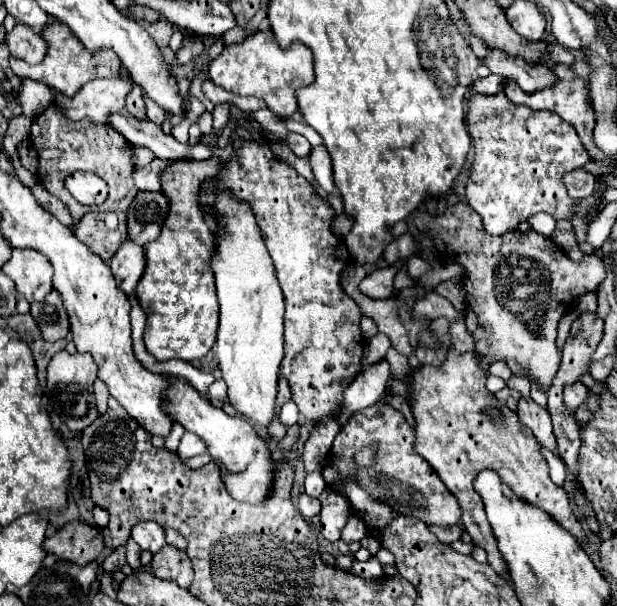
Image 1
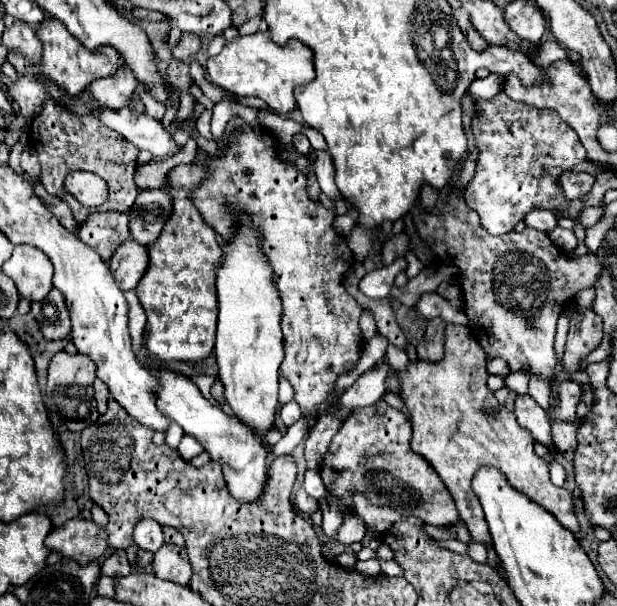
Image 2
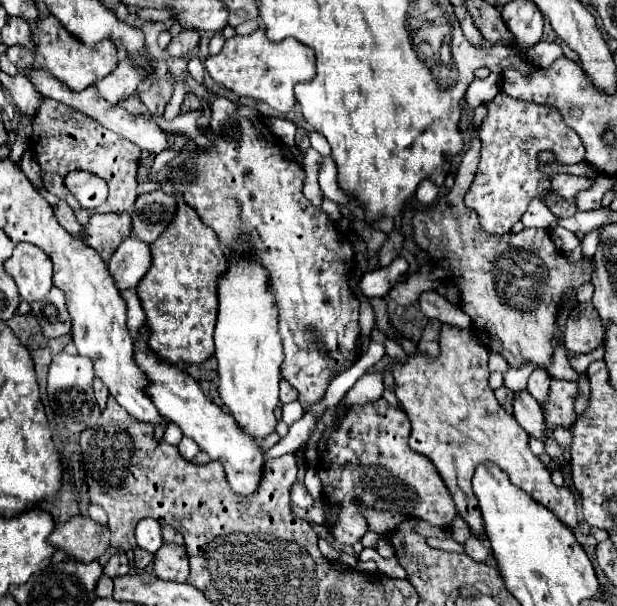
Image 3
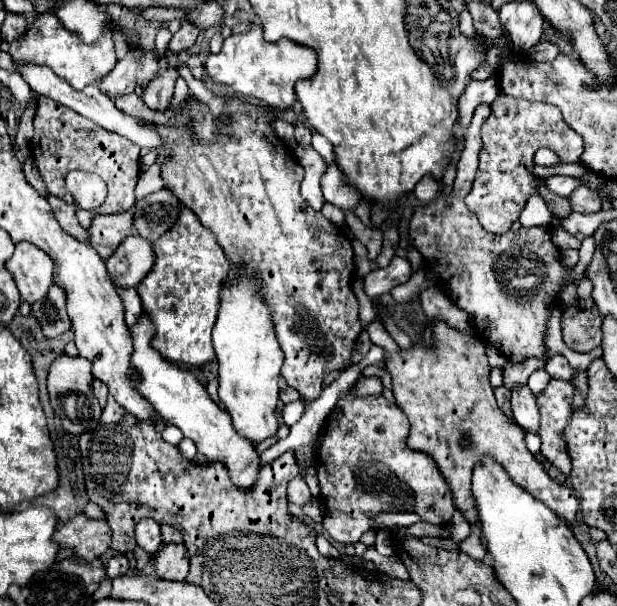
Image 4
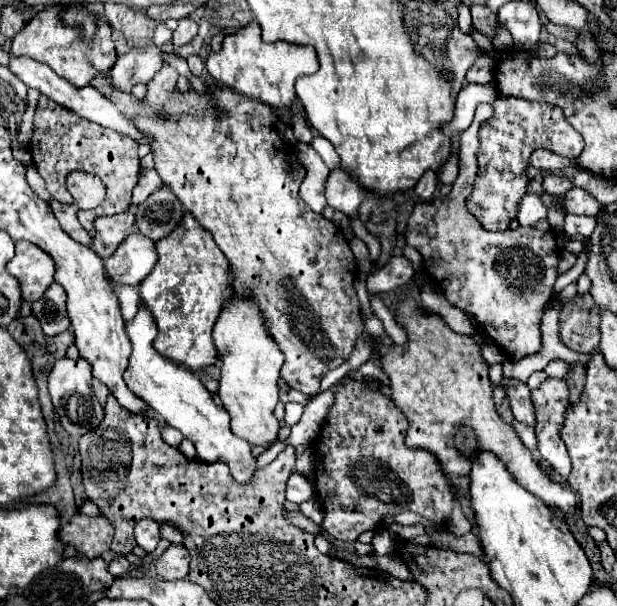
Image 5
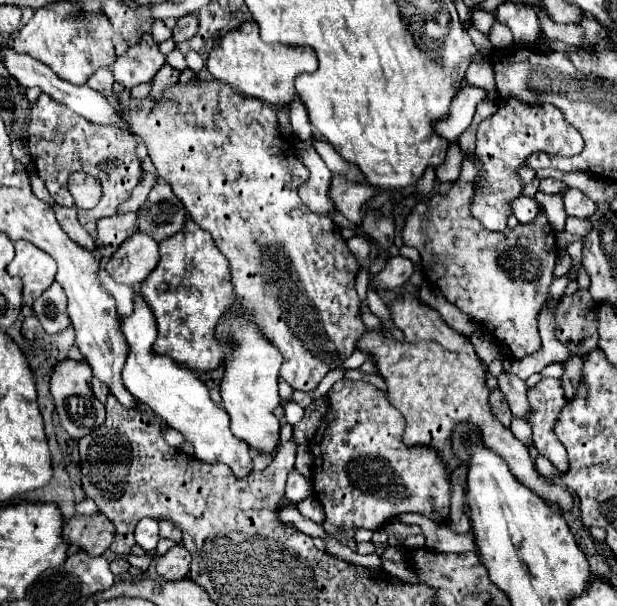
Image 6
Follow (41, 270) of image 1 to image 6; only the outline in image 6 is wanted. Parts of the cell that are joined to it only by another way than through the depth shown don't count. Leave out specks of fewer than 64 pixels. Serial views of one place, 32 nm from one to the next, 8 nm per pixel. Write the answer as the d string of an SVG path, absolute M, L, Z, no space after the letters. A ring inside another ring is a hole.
M14 242L16 256L8 264L8 274L24 282L24 300L34 302L44 290L50 288L56 274L56 262L30 242Z

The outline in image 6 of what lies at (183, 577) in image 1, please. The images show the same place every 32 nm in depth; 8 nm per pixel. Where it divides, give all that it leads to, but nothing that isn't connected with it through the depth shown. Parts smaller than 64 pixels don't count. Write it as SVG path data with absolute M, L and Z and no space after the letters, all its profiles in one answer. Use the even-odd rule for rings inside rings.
M178 544L158 558L156 572L164 580L182 580L190 572L190 560L192 558L190 558L188 550L182 544Z

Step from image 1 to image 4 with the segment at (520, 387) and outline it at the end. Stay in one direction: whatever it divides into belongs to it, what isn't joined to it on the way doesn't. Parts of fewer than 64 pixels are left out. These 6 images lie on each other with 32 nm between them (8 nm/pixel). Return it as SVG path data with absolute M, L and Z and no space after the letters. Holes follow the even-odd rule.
M528 358L528 362L520 362L520 364L510 364L508 362L504 366L504 384L510 386L510 388L526 384L528 376L534 370L540 370L544 366L546 366L546 360L534 360L534 358Z

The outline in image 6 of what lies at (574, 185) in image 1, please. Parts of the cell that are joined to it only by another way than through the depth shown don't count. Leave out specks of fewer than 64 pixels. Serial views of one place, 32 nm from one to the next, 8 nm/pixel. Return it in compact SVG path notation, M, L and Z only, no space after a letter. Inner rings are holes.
M552 178L542 180L540 186L538 186L538 190L544 192L544 194L556 194L556 192L560 192L562 188L566 188L566 184L560 182L560 180L552 180Z

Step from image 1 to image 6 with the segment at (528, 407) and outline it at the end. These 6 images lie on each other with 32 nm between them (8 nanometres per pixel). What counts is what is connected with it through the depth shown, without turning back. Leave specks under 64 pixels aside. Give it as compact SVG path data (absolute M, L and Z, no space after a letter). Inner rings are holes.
M502 372L498 376L498 390L506 396L512 414L528 420L528 400L526 400L528 386L524 384L524 380L520 380L512 372Z

